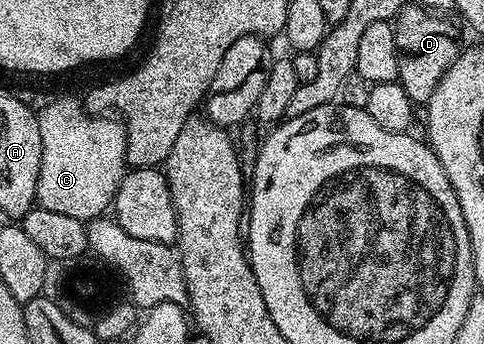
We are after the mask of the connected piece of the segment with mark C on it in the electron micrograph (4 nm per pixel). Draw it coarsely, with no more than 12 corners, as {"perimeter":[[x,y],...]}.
{"perimeter":[[62,96],[37,116],[37,205],[84,223],[129,169],[122,120]]}

